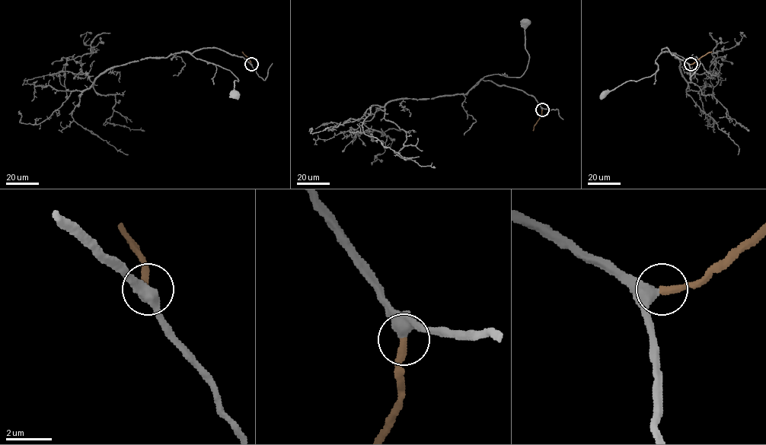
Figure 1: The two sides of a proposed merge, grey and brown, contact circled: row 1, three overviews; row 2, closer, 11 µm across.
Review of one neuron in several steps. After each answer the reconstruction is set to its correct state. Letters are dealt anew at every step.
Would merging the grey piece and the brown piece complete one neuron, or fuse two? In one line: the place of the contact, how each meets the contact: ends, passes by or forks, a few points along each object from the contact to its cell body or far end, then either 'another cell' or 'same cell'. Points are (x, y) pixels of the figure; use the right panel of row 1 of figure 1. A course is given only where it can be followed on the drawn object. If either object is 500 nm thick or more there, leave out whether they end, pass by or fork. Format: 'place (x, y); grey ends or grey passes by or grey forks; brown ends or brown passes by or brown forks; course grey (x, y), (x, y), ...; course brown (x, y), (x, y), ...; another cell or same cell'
place (690, 64); grey passes by; brown ends; course grey (690, 64), (672, 55), (665, 47), (655, 61), (658, 69), (654, 74), (637, 81), (627, 81), (604, 95); course brown (690, 64), (711, 52); same cell

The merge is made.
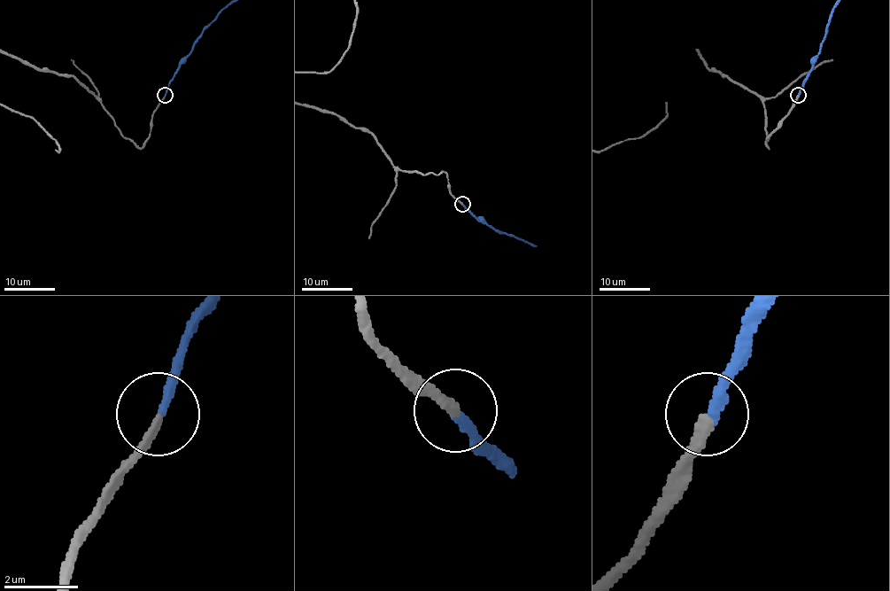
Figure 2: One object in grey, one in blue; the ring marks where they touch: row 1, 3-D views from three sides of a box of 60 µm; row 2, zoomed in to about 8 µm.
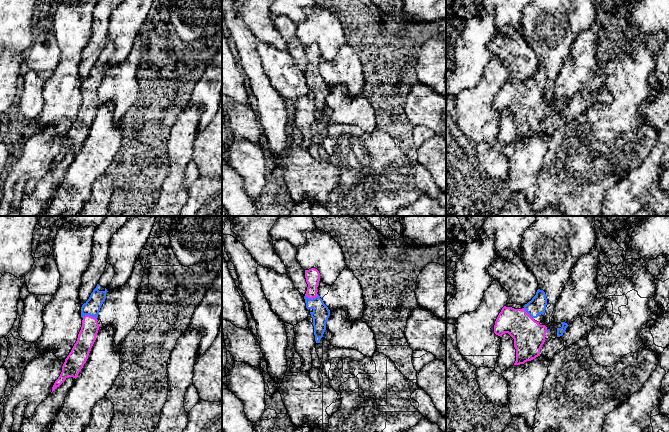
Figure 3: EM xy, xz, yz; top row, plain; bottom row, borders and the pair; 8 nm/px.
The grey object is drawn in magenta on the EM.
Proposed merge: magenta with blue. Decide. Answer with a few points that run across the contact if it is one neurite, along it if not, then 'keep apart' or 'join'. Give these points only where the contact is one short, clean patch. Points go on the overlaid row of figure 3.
join

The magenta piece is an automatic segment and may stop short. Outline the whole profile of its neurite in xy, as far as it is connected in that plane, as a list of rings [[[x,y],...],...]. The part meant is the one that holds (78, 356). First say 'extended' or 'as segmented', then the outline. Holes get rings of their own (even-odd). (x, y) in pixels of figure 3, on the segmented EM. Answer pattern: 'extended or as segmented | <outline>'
extended | [[[97,284],[89,299],[81,307],[81,317],[83,318],[81,330],[78,334],[76,343],[65,359],[62,372],[55,381],[52,392],[68,377],[76,379],[88,359],[88,355],[99,330],[99,324],[97,322],[98,314],[106,299],[107,289],[105,288],[104,291],[99,291],[99,286],[100,285]]]

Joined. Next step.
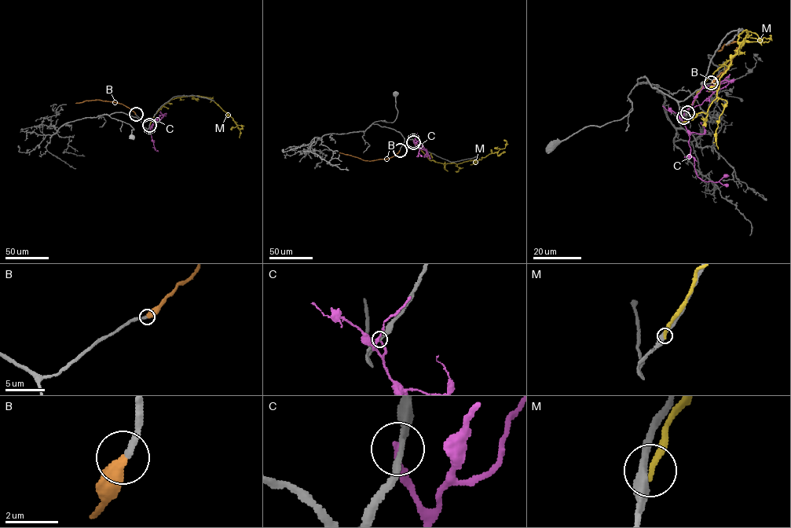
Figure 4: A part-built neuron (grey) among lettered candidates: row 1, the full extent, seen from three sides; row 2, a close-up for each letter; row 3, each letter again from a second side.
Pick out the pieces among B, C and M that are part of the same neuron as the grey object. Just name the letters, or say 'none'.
B

